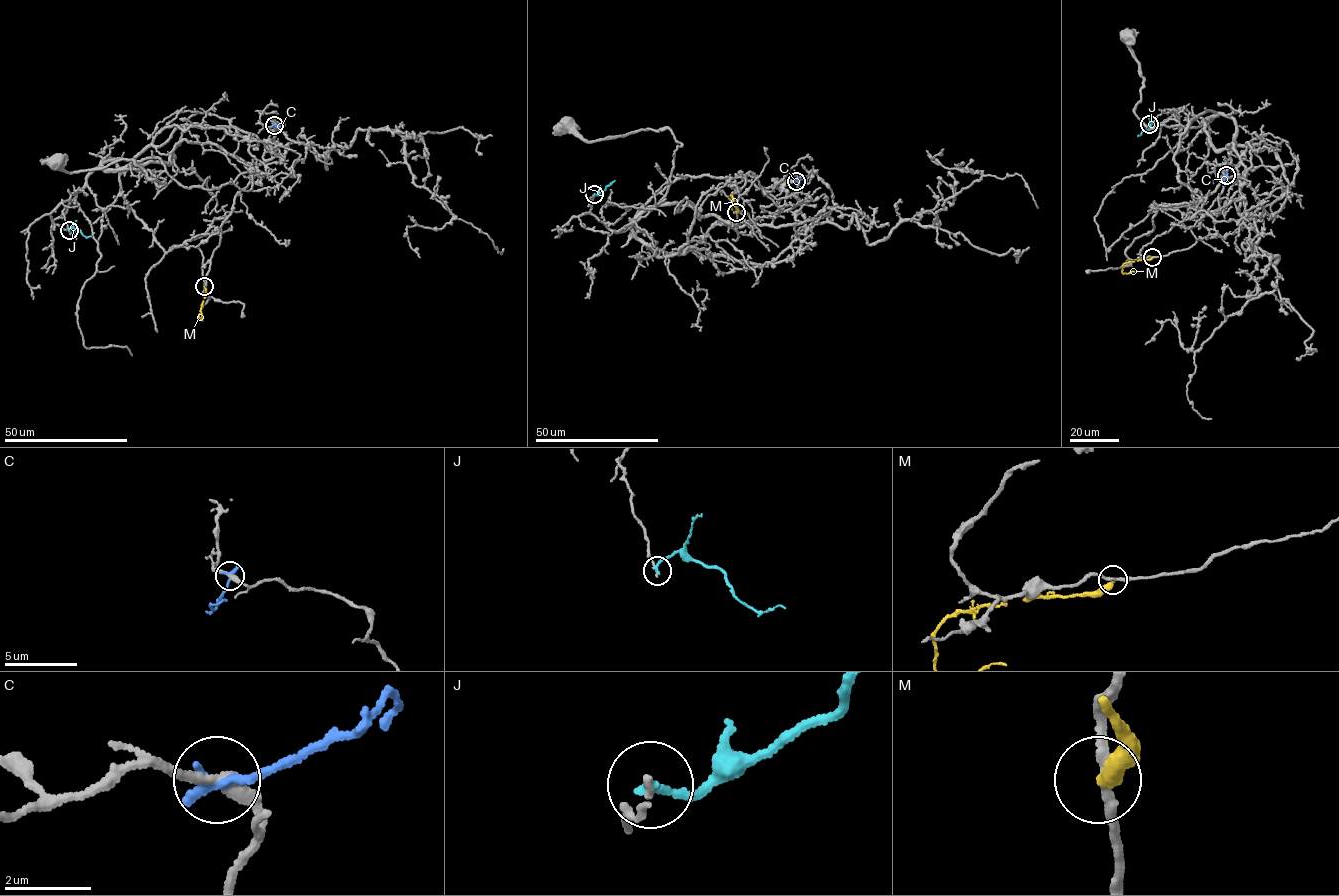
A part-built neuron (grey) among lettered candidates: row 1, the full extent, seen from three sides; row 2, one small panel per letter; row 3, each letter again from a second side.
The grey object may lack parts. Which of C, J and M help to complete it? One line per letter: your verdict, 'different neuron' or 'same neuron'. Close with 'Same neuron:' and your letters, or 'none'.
C: different neuron
J: different neuron
M: different neuron
Same neuron: none

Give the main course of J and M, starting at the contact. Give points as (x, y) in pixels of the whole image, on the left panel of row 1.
J: (69, 230), (74, 227), (84, 236), (91, 236)
M: (203, 286), (201, 320), (200, 313)

